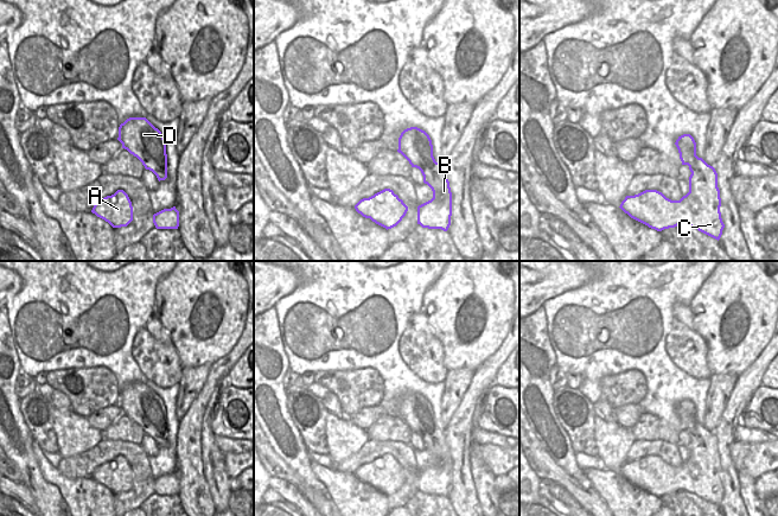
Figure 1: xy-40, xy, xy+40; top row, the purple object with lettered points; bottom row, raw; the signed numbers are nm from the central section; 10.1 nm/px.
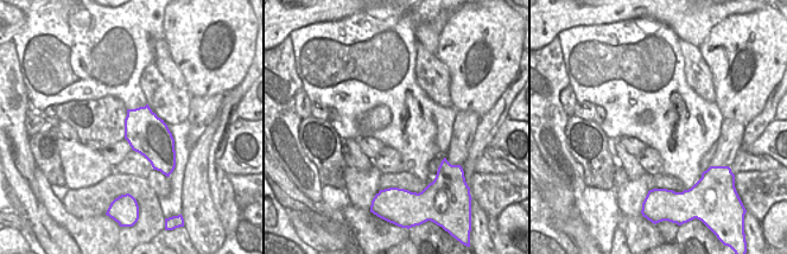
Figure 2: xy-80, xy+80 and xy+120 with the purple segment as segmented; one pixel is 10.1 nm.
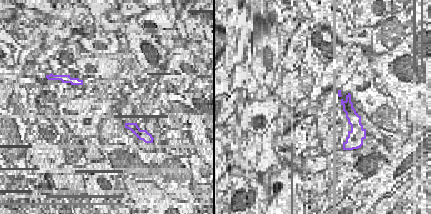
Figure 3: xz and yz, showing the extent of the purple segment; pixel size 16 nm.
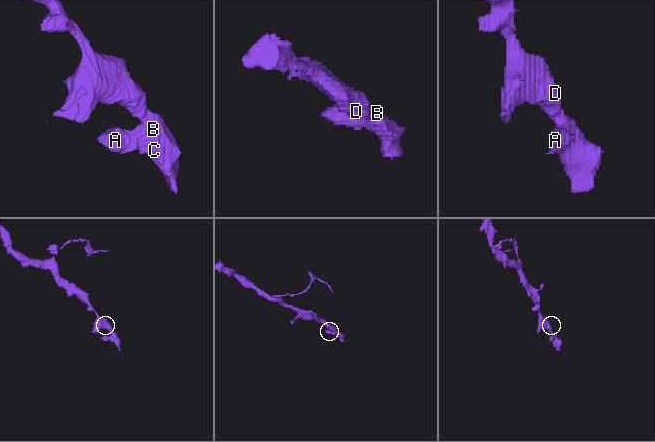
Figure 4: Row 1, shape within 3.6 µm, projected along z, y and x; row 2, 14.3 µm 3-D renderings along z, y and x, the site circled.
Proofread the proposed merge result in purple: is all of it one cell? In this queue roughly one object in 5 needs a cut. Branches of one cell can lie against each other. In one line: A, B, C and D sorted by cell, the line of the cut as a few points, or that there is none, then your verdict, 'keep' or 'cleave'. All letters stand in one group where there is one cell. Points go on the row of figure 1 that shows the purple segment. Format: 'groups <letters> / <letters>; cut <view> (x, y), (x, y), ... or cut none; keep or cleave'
groups A B C D; cut none; keep

